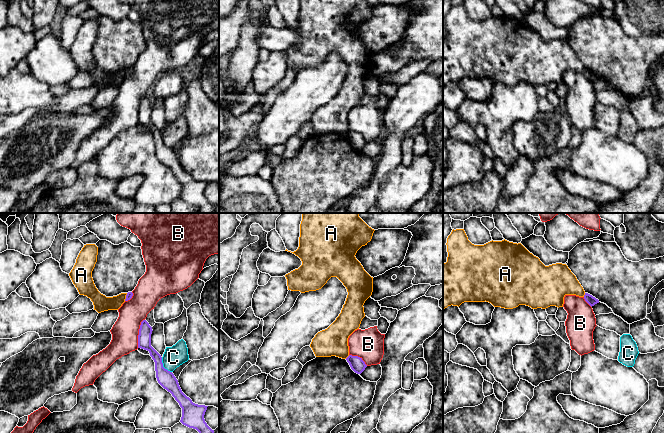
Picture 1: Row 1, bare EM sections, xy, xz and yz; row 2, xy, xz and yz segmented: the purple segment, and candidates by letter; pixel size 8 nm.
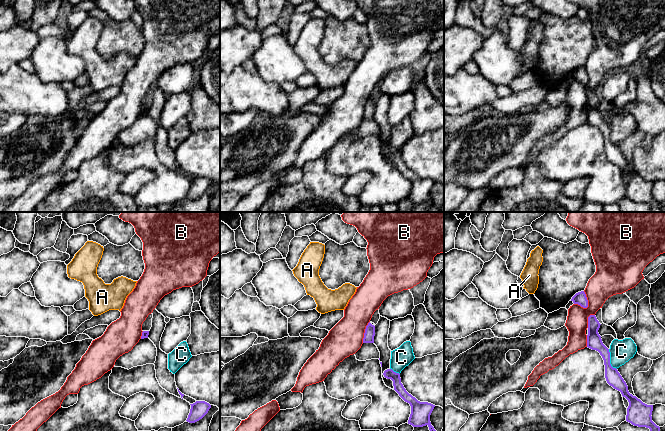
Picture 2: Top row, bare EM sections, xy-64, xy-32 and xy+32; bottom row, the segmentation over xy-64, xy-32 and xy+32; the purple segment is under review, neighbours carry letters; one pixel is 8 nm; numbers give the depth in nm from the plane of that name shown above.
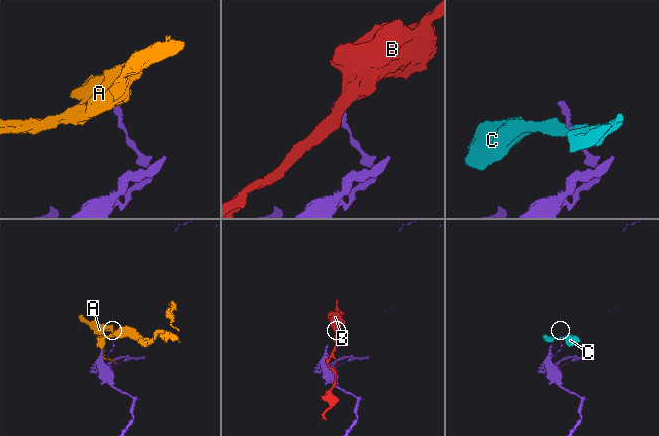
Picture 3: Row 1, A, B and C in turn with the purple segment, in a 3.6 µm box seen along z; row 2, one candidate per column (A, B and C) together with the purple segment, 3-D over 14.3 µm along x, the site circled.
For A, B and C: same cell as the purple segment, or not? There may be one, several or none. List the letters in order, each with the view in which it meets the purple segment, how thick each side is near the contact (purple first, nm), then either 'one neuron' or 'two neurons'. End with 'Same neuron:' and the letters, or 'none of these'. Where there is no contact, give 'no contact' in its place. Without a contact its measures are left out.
A: xz | 120/240 nm | two neurons
B: xy | 110/220 nm | two neurons
C: xy | 140/170 nm | two neurons
Same neuron: none of these

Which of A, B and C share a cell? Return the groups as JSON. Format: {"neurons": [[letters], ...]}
{"neurons": [["A"], ["B"], ["C"]]}

